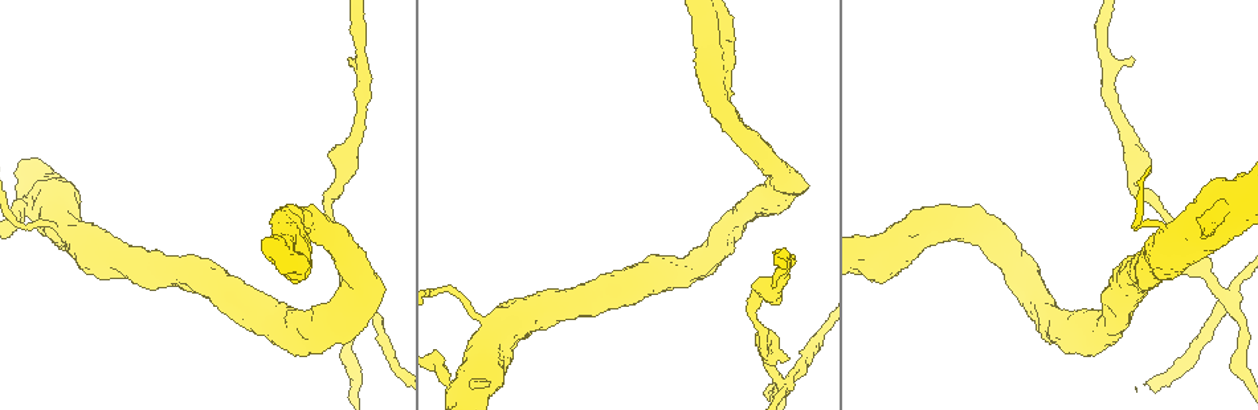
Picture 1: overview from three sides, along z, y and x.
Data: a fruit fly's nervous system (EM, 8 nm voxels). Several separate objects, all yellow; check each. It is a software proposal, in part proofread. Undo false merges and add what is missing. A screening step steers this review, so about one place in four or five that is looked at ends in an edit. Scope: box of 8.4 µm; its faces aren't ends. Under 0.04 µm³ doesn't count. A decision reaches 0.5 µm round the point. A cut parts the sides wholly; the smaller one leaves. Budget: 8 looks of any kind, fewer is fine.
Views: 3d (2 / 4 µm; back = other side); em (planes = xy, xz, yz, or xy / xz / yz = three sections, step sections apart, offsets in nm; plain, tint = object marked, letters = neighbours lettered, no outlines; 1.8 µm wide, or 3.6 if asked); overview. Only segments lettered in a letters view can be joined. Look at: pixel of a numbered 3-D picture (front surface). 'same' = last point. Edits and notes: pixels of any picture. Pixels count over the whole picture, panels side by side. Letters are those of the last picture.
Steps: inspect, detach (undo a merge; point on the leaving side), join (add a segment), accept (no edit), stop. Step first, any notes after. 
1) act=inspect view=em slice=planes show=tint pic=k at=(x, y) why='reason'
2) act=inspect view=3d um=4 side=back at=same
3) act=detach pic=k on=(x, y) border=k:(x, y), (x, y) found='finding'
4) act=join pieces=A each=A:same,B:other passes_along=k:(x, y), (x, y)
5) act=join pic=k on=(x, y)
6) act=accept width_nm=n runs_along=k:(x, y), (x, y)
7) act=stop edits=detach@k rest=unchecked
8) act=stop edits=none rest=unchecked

act=inspect view=3d um=2 pic=1 at=(784, 380) why='four arms meet'

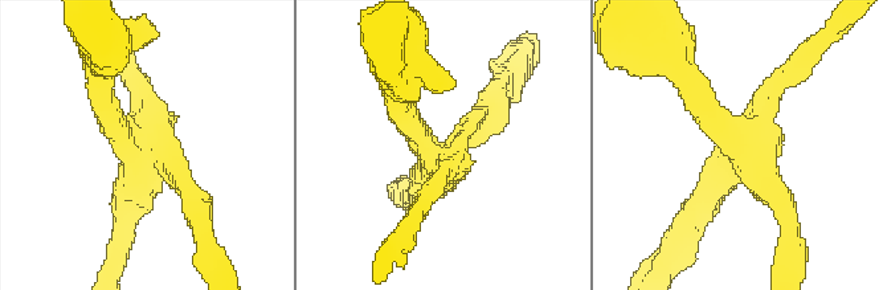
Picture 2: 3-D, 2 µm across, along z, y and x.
act=inspect view=em slice=planes show=letters pic=2 at=(746, 150) arms=4 why='now the EM'

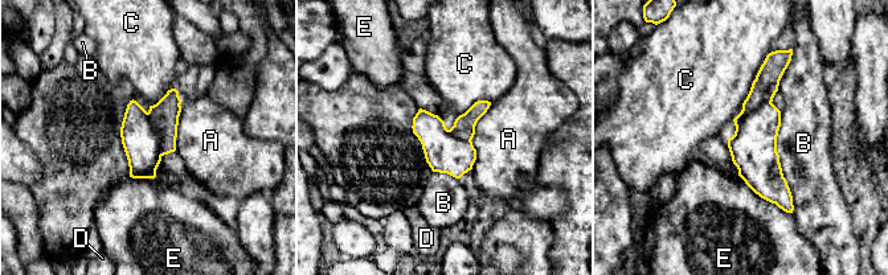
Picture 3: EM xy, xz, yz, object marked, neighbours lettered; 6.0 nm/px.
act=detach pic=3 on=(166, 113) width_nm=280 longest_contact=B:600nm each=A:other,B:other,C:other,D:other,E:other found='two neurons meet here'

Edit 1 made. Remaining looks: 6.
act=inspect view=em um=3.6 slice=planes show=letters pic=1 at=(706, 22) why='touches itself'

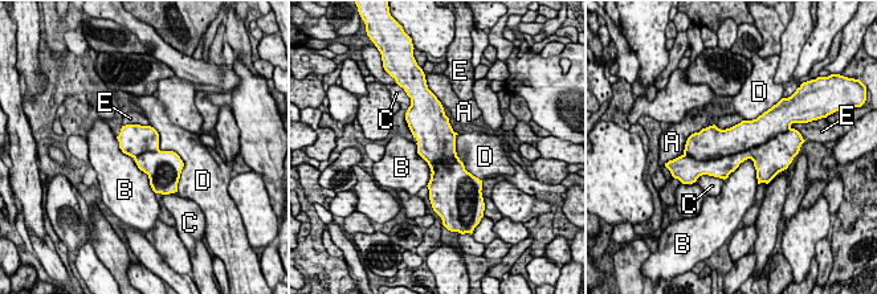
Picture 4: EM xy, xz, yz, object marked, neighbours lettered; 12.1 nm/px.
act=accept each=A:other,B:other,C:other,D:other,E:other border=4:(115, 137), (155, 192) found='all the same neuron'

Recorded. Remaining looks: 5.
act=stop edits=detach@3 rest=unchecked

